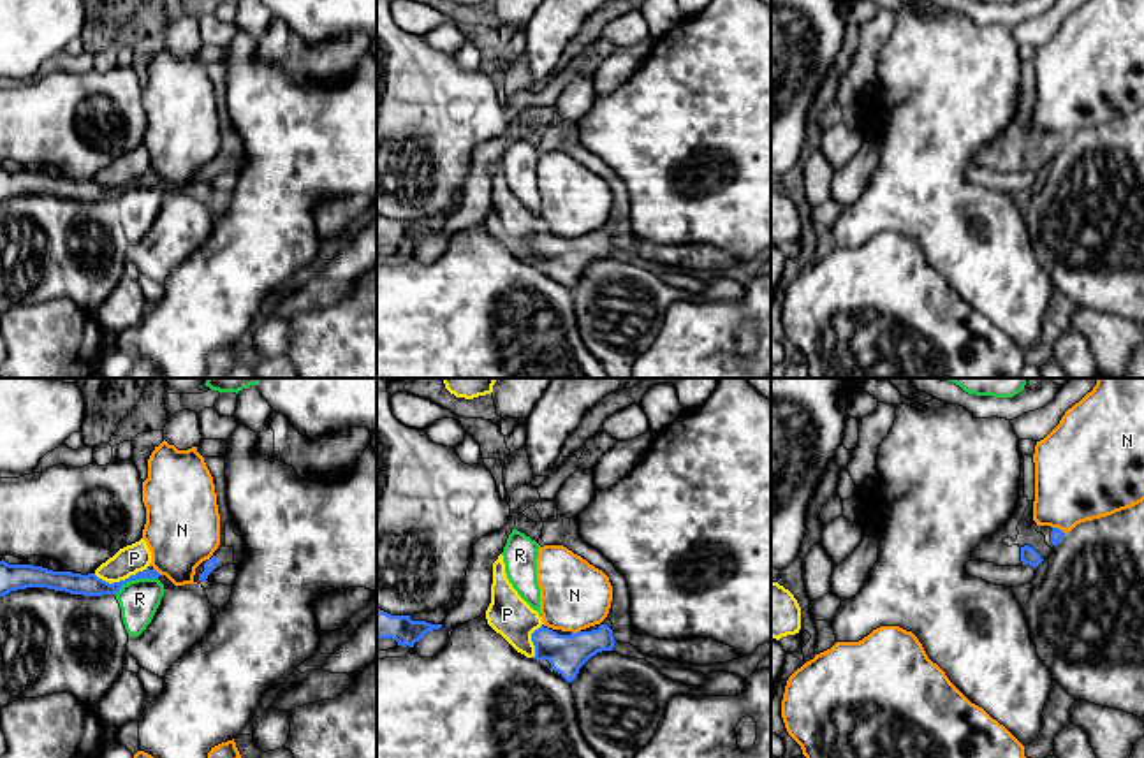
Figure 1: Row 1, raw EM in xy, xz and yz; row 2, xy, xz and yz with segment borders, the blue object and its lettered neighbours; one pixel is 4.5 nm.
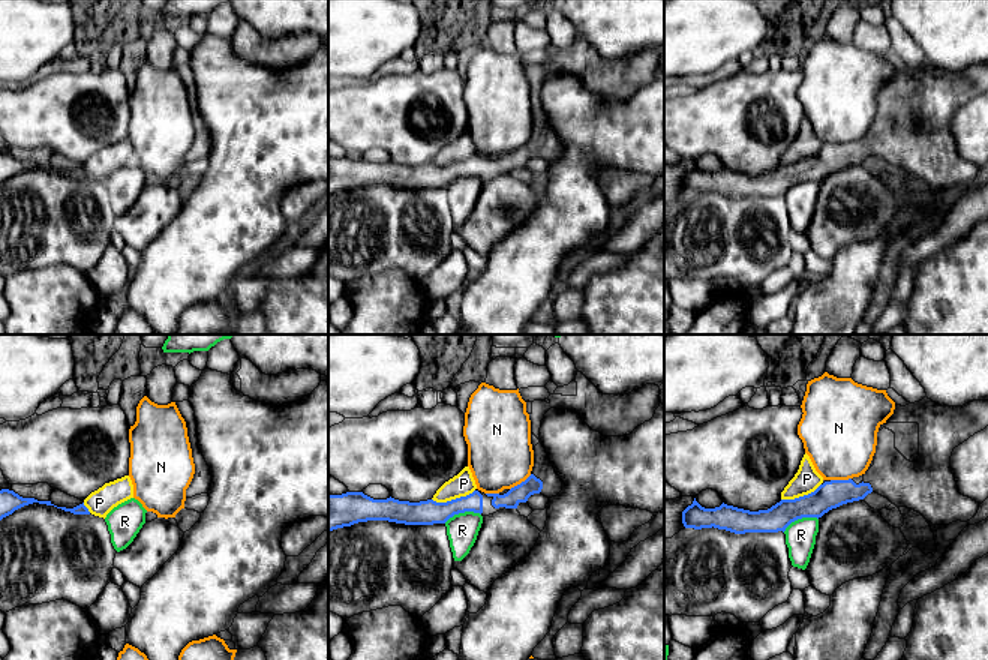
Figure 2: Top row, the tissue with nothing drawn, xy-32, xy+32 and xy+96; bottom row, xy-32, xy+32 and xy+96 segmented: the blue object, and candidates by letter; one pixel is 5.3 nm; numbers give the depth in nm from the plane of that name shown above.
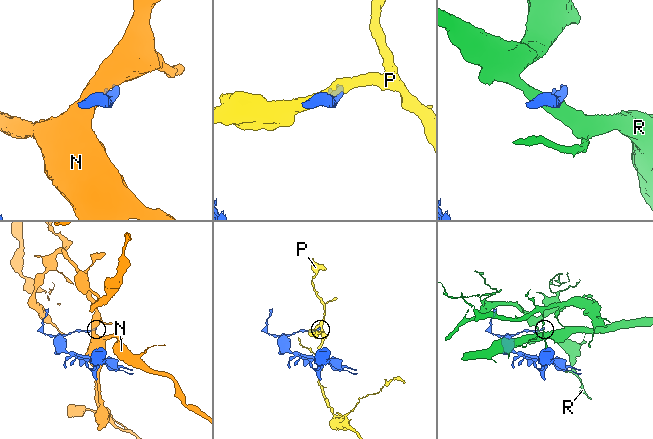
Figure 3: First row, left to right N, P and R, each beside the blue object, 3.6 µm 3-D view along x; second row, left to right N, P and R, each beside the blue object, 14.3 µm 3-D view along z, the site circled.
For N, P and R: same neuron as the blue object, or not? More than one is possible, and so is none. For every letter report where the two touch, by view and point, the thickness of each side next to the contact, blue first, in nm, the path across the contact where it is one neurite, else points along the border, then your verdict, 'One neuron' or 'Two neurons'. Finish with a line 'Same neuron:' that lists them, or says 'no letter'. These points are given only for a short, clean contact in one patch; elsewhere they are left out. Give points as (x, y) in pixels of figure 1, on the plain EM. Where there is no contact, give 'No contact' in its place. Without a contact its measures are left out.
N: Touches blue at yz (1056, 134). Thickness 60 nm (blue) against 400 nm. Boundary: yz (1053, 132), (1063, 139). Two neurons
P: Touches blue at xy (120, 187). Thickness 100 nm (blue) against 130 nm. Two neurons
R: Touches blue at xy (134, 185). Thickness 100 nm (blue) against 180 nm. Boundary: xy (157, 183), (131, 185), (115, 201). Two neurons
Same neuron: no letter

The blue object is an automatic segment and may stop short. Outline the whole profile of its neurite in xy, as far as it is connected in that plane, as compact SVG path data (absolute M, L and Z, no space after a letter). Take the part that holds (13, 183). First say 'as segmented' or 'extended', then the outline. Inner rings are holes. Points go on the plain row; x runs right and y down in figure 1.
as segmented; M0 167L0 202L26 193L48 193L83 202L116 200L123 190L137 185L158 185L157 176L143 176L120 188L106 188L95 179L53 178L33 171L9 171Z

